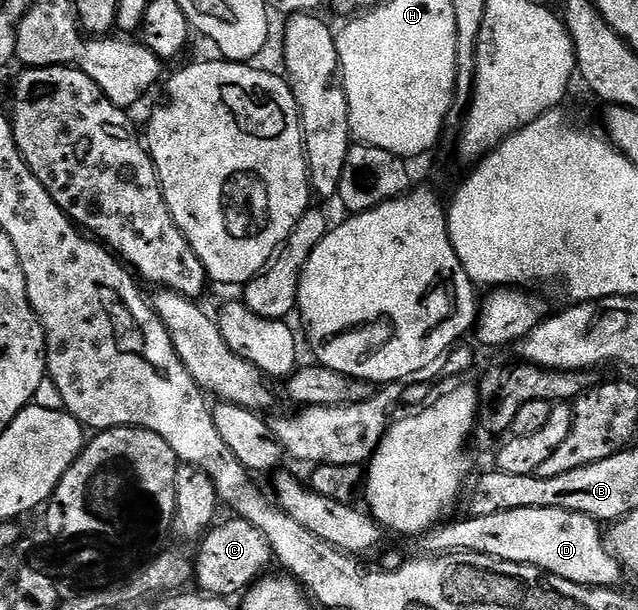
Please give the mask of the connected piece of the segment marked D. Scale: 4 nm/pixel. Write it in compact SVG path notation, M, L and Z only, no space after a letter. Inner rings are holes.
M528 508L464 519L442 523L428 533L423 540L429 547L428 551L433 554L487 554L507 562L542 568L553 576L567 578L567 582L575 582L588 588L616 589L620 585L617 583L621 580L622 561L611 551L607 540L605 544L601 537L602 525L587 514L554 508ZM453 522L454 524L449 524Z

